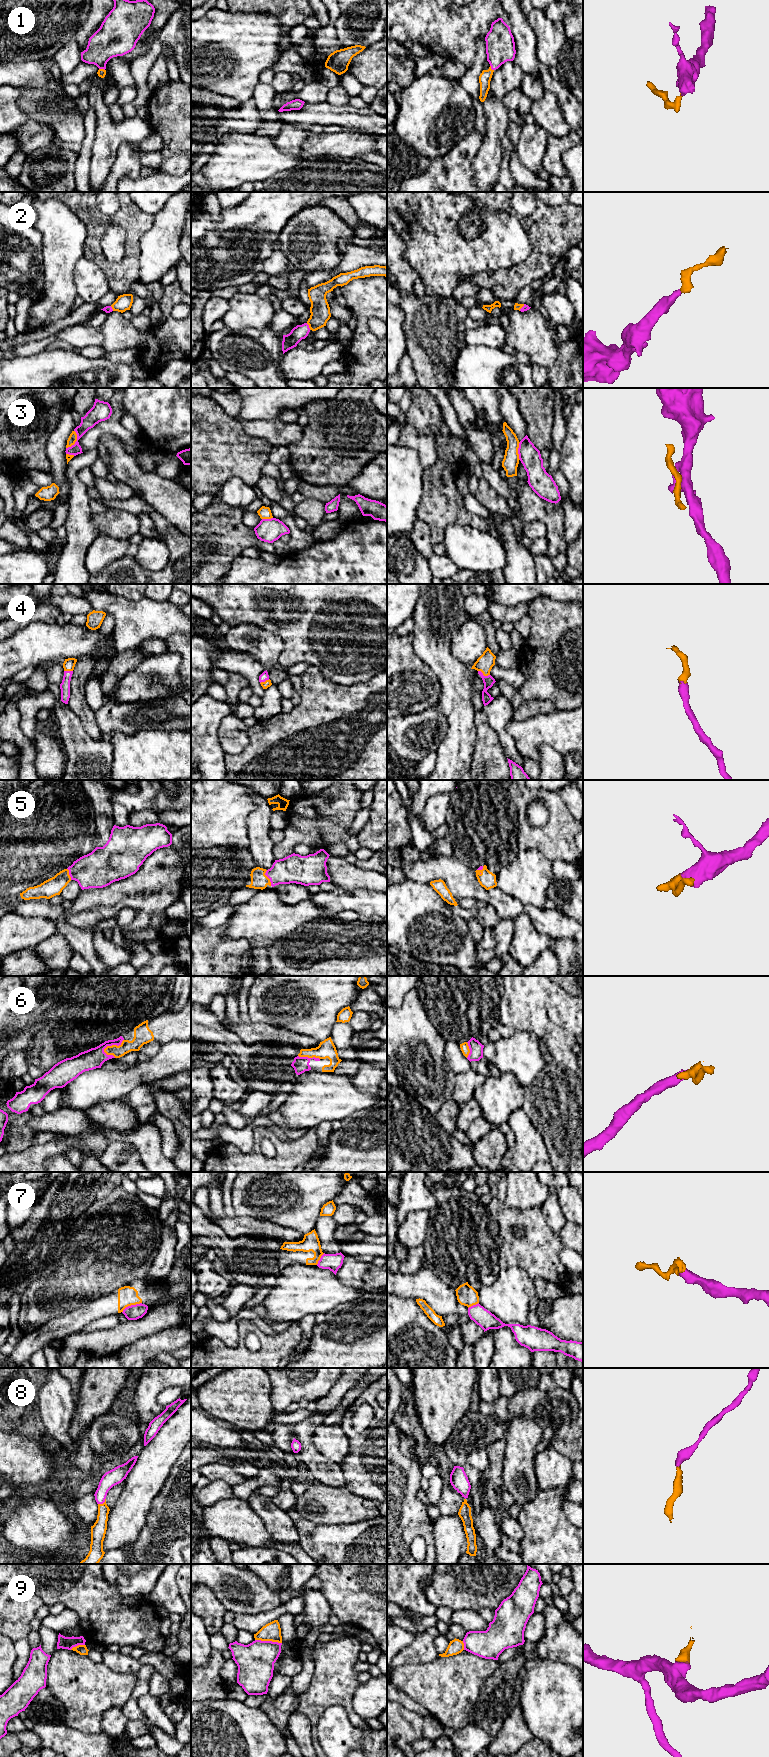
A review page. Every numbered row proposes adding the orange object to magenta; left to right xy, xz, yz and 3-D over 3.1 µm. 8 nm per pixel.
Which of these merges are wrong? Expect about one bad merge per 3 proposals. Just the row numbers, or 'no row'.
3, 7, 9

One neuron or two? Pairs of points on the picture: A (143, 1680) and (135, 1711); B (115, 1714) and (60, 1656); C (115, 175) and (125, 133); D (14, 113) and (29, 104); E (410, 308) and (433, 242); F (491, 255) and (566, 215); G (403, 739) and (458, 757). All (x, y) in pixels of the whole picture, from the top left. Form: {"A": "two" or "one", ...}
{"A": "one", "B": "two", "C": "two", "D": "two", "E": "two", "F": "two", "G": "two"}

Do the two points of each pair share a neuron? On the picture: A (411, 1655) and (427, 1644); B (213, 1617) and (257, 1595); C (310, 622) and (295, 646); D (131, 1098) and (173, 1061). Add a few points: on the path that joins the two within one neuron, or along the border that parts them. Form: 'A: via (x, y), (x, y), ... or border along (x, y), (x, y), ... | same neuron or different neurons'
A: via (415, 1651), (423, 1645) | same neuron
B: border along (211, 1591), (225, 1610) | different neurons
C: via (310, 628), (310, 631), (301, 640) | same neuron
D: border along (170, 1075), (165, 1078), (141, 1083), (127, 1093) | different neurons

